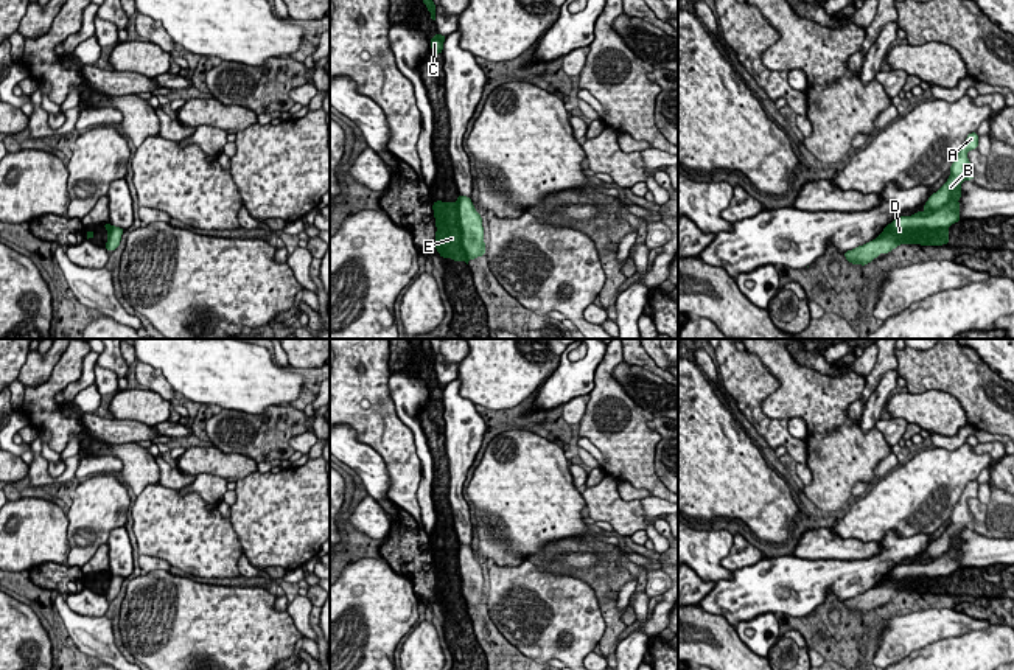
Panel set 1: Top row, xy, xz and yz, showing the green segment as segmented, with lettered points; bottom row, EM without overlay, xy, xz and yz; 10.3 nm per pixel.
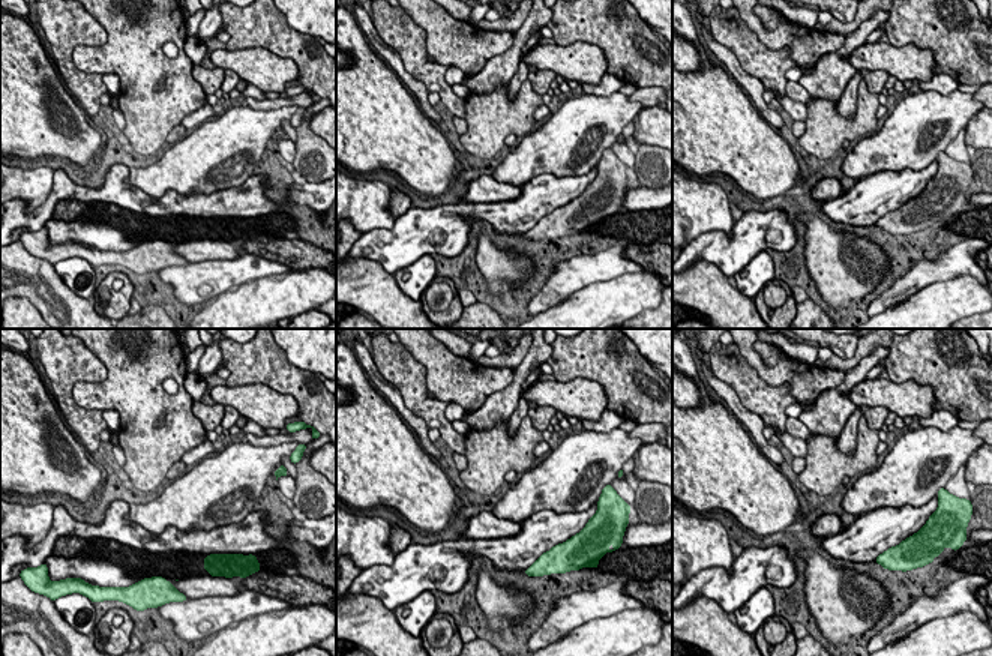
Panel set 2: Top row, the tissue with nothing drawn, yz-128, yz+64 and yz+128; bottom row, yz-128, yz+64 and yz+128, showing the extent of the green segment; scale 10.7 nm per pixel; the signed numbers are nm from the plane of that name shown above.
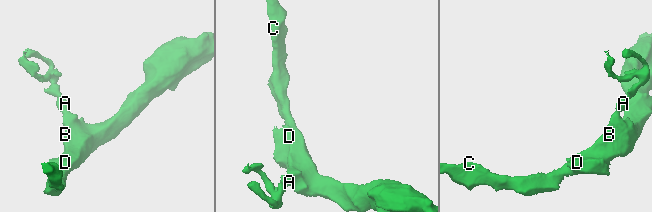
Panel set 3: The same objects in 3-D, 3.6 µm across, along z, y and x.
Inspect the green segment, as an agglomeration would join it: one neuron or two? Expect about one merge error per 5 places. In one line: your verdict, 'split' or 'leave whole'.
split

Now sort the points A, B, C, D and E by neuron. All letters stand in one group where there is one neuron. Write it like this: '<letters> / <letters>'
A B C D / E

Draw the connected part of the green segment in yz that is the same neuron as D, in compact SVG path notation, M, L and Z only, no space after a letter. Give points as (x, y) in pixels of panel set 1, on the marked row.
M970 132L961 151L953 159L950 166L950 177L936 193L930 194L928 201L925 202L922 208L925 211L924 215L916 211L911 216L896 218L891 222L888 233L844 252L844 258L852 264L866 266L874 258L877 258L880 252L891 252L893 247L907 239L911 232L947 229L952 224L961 221L958 213L958 199L961 197L960 185L963 180L974 180L975 169L967 159L967 152L970 149L977 149L977 146L978 134Z

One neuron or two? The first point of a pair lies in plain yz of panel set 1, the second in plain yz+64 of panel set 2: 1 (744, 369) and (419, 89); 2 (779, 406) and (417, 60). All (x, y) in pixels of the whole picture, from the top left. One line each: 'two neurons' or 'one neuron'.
1: two neurons
2: two neurons

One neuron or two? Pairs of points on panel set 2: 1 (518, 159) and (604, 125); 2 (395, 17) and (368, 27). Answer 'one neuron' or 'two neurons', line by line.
1: one neuron
2: two neurons

